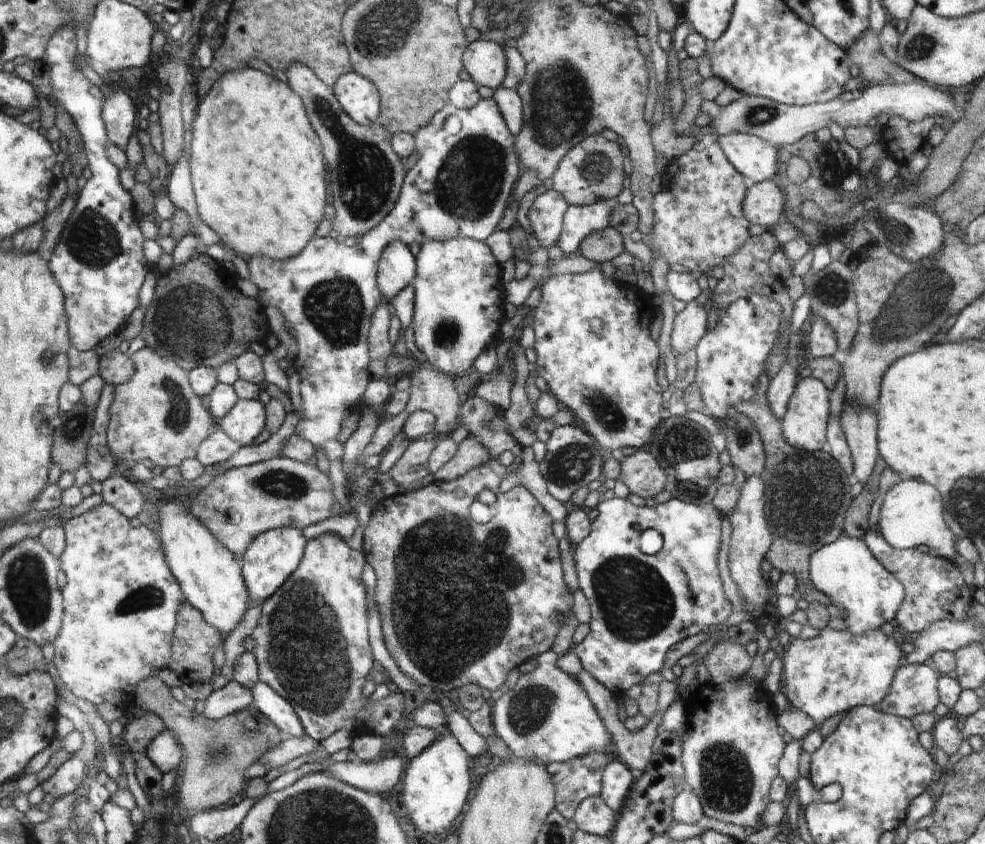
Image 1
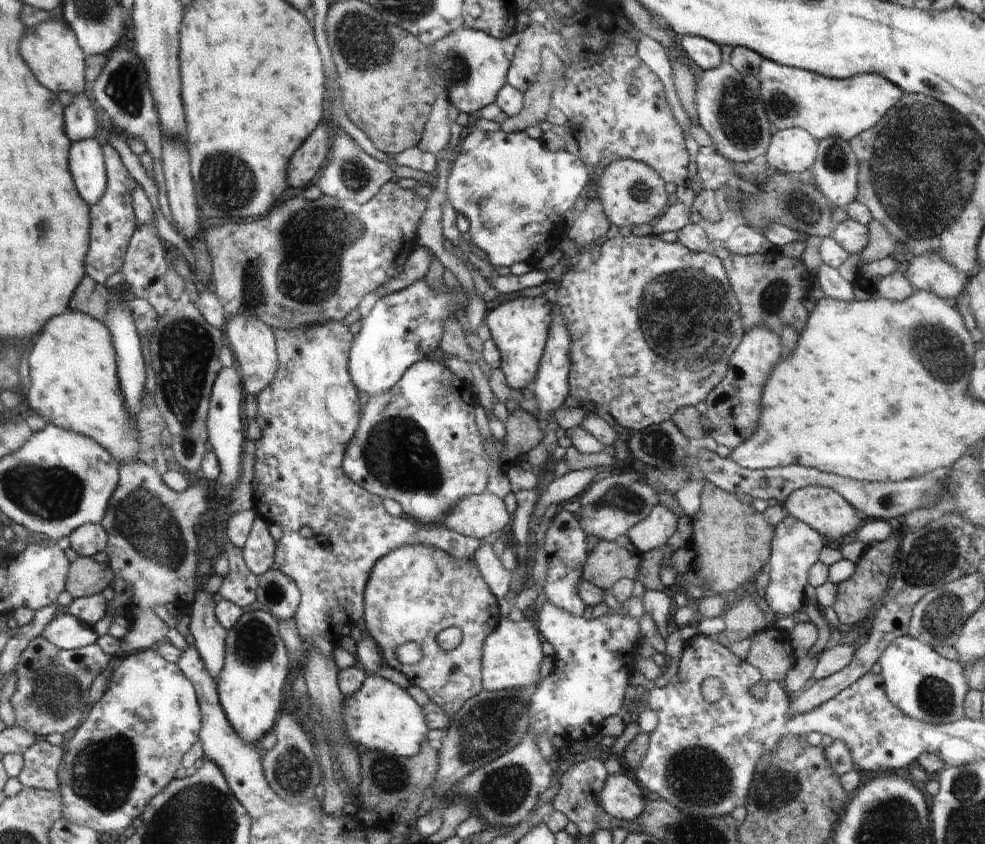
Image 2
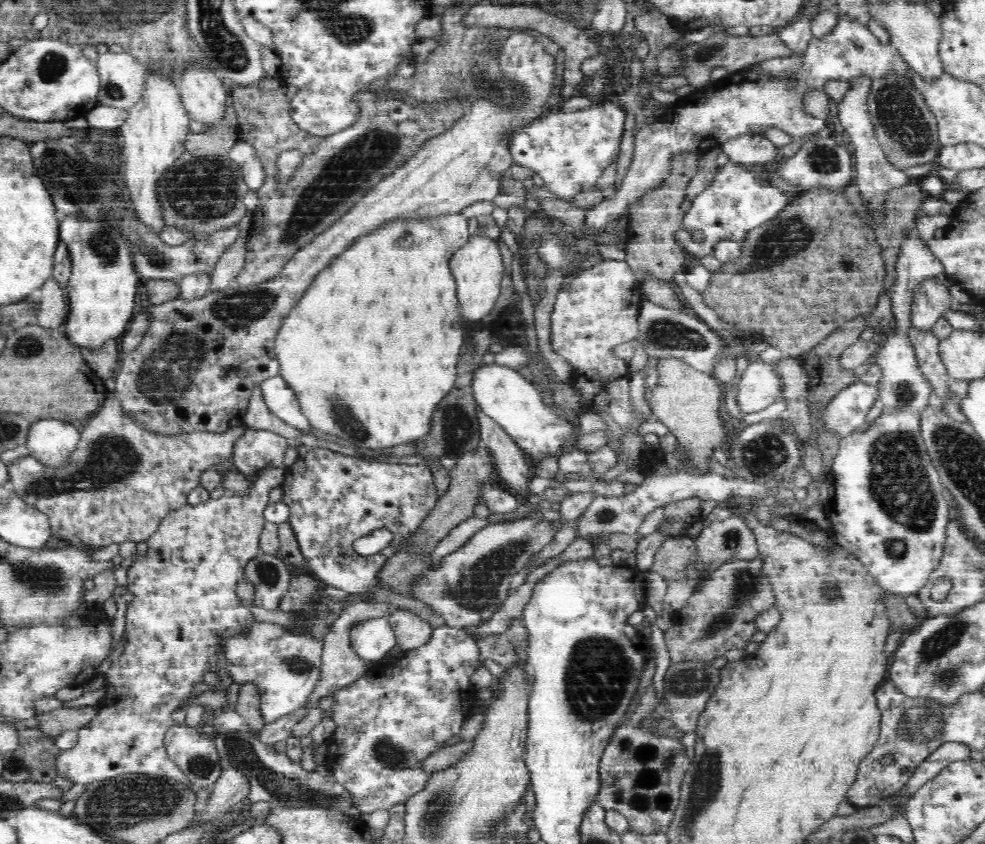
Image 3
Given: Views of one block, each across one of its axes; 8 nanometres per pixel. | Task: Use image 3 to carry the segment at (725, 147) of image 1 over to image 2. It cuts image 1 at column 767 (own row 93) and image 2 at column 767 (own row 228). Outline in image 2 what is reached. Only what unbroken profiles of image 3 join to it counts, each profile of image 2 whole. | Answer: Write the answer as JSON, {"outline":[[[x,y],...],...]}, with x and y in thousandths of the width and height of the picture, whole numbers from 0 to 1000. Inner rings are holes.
{"outline":[[[814,150],[786,154],[784,168],[775,187],[788,204],[810,205],[827,194],[828,168]]]}

